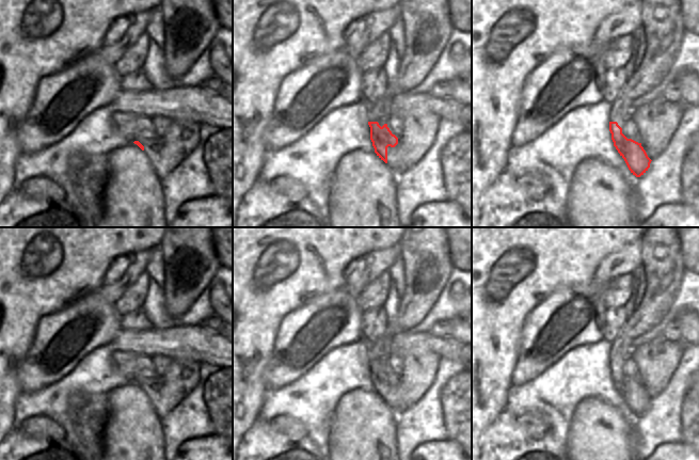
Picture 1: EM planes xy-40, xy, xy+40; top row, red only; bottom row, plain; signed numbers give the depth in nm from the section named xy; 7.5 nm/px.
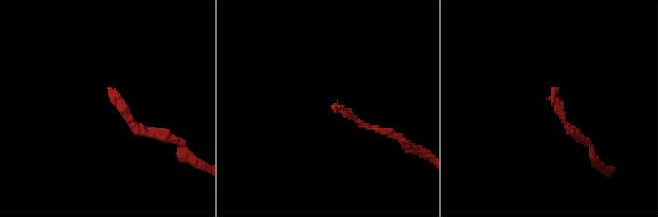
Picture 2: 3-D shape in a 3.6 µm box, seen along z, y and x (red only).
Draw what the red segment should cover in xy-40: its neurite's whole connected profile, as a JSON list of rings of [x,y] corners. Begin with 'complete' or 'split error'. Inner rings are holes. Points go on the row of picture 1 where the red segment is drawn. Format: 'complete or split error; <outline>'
split error; [[[113,113],[112,127],[121,137],[129,143],[137,144],[142,150],[144,150],[144,146],[138,141],[139,139],[154,139],[157,137],[152,120],[143,115]]]

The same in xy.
complete; [[[368,122],[370,127],[370,140],[377,156],[387,163],[387,147],[395,147],[398,144],[398,138],[392,133],[387,124],[382,127],[378,122]]]

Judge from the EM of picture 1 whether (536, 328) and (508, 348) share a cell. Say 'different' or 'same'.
different

